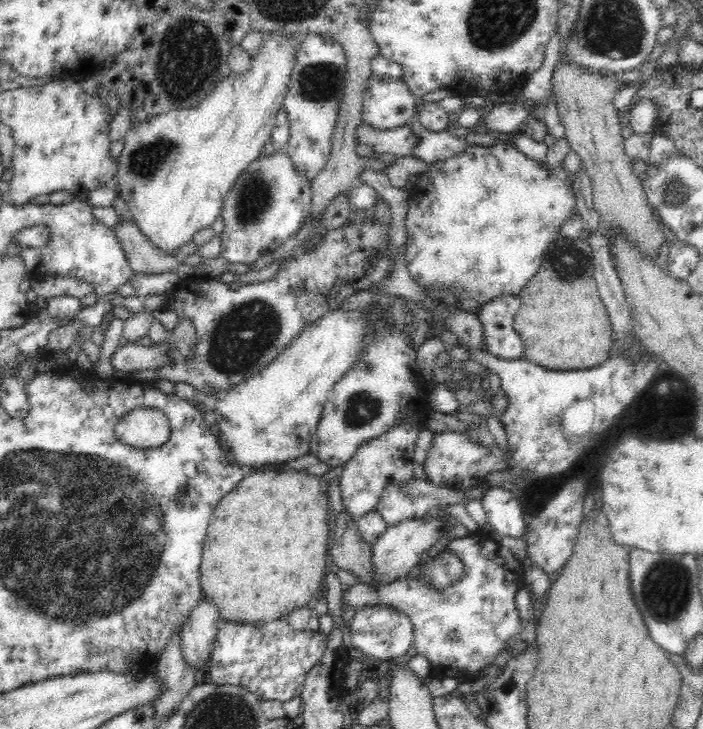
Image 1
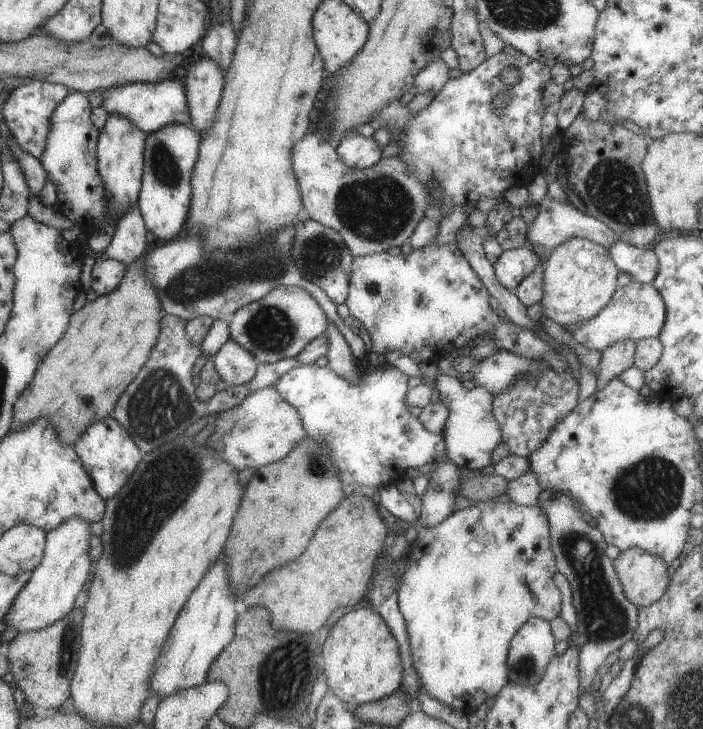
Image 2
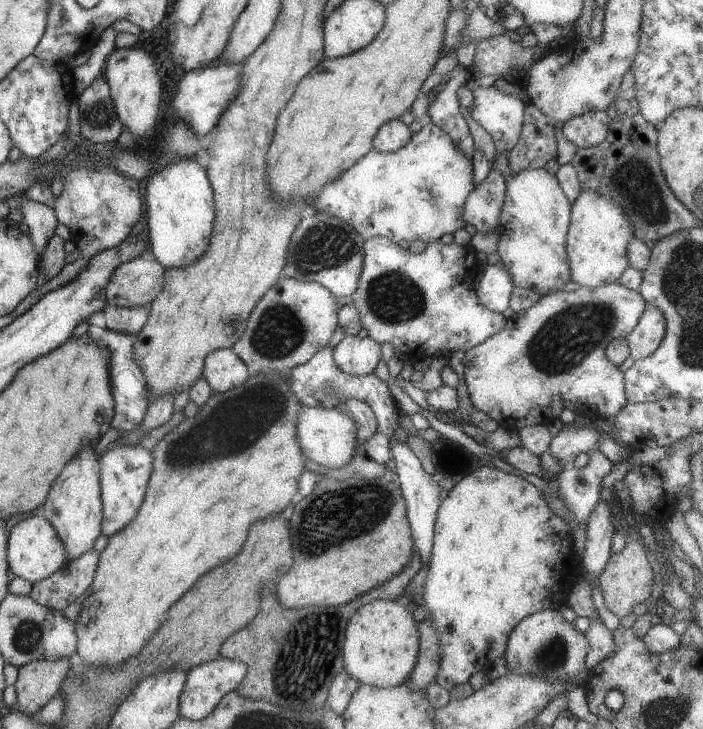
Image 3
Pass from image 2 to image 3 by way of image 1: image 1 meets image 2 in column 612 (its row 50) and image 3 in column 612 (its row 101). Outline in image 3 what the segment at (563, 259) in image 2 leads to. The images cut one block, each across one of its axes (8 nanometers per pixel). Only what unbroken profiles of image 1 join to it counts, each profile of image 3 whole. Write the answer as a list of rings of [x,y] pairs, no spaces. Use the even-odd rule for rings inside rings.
[[[580,191],[572,203],[565,236],[570,282],[593,289],[616,283],[628,268],[626,245],[632,239],[632,229],[621,208],[594,191]]]

